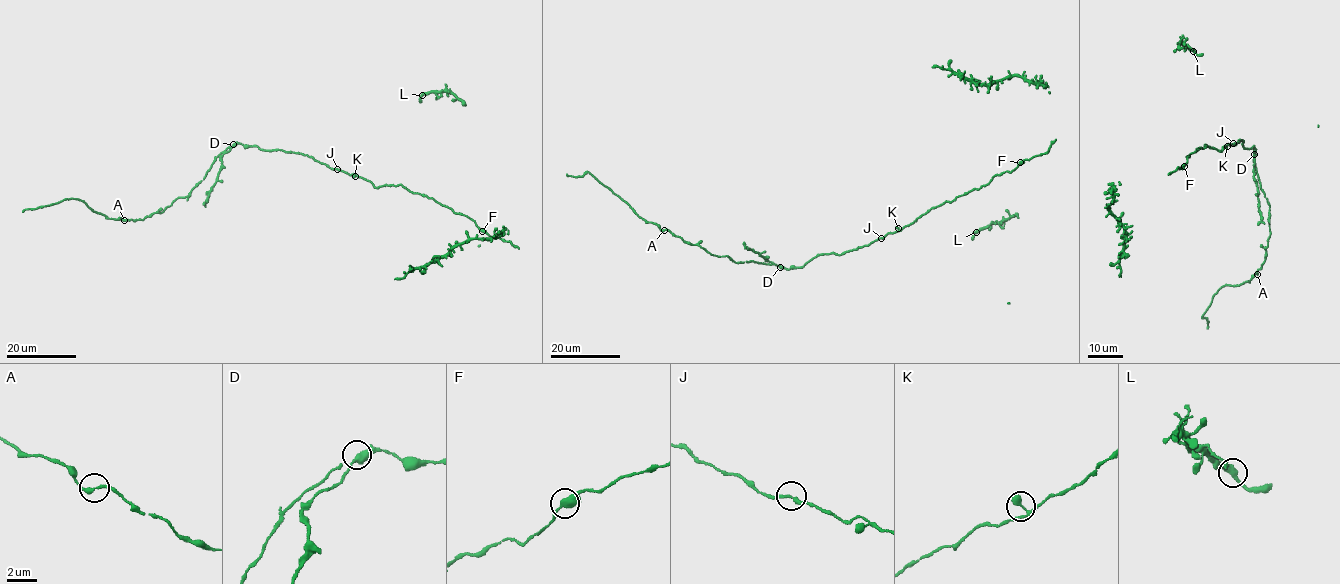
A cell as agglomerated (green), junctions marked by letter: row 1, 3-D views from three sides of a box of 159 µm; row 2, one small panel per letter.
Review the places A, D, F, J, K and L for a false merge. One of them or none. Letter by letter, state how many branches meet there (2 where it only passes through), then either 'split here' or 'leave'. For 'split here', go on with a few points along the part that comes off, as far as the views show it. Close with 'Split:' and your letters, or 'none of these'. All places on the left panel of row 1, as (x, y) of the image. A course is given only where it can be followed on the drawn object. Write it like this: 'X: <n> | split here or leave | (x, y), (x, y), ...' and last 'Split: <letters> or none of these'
A: 2 | leave
D: 2 | split here | (233, 144), (220, 158), (218, 178), (203, 204)
F: 2 | leave
J: 2 | leave
K: 2 | leave
L: 2 | leave
Split: D

